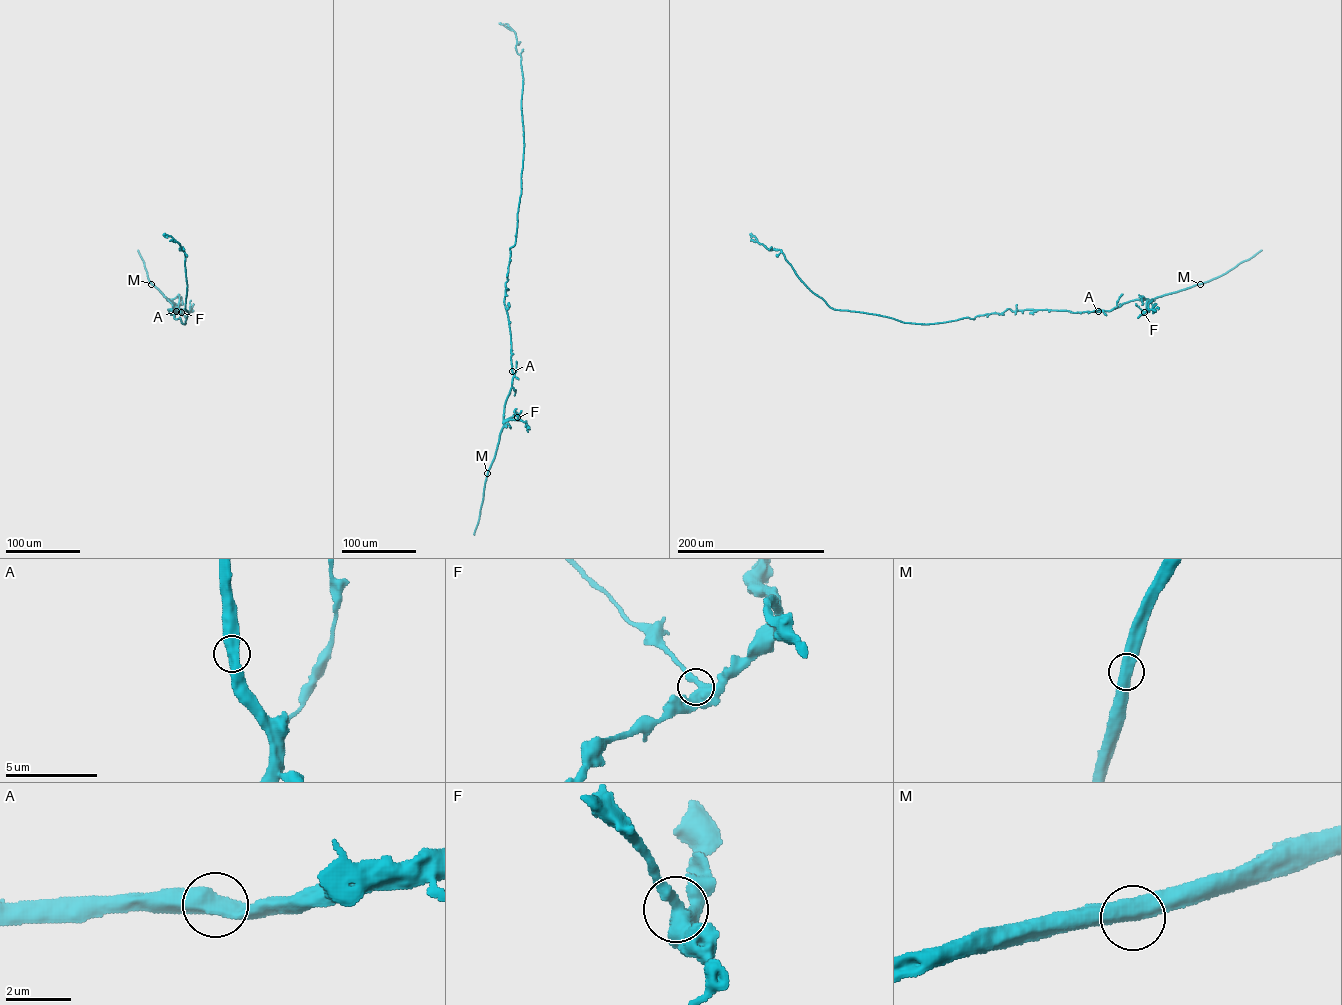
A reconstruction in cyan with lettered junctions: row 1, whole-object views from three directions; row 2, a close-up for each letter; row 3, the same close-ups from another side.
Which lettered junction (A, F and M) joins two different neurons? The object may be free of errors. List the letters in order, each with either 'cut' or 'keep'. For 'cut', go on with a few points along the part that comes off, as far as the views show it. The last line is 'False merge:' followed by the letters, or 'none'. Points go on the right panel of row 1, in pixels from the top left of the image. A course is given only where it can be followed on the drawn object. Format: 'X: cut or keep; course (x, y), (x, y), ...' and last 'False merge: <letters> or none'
A: keep
F: keep
M: keep
False merge: none

